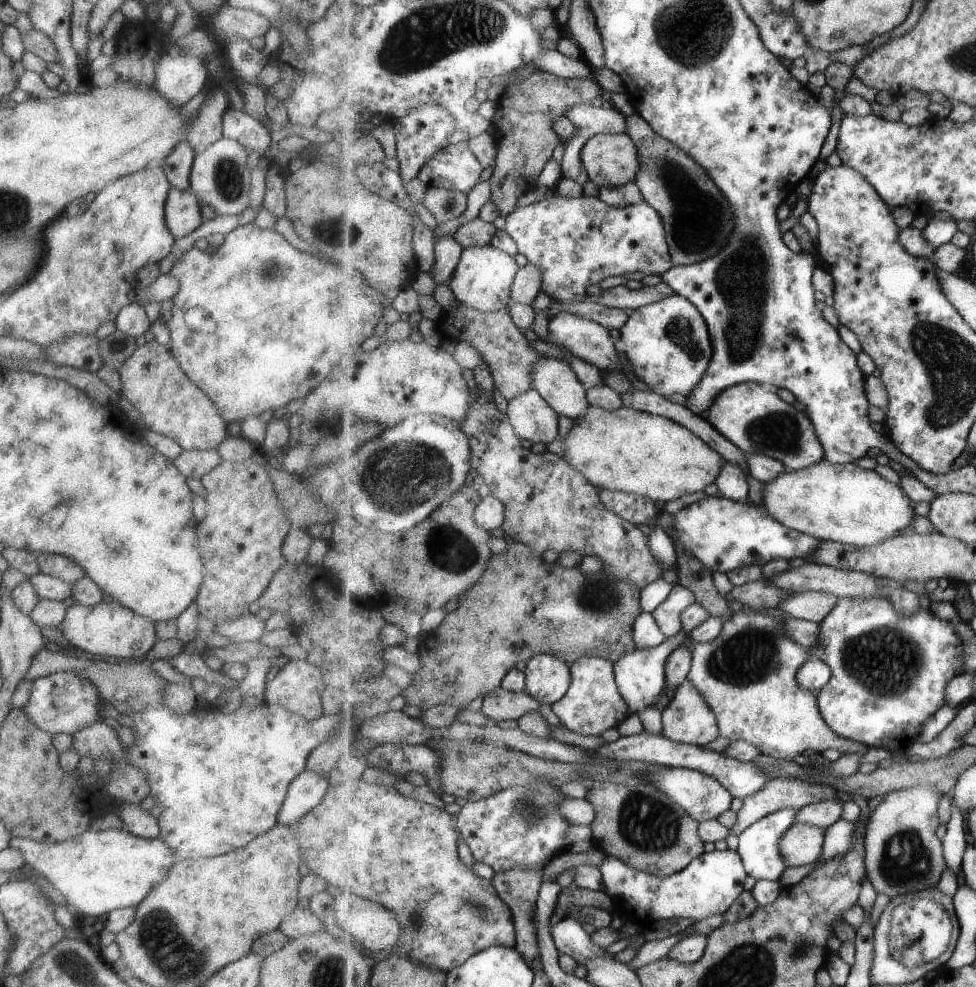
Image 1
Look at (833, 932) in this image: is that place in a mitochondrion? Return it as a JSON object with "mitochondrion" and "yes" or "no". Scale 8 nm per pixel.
{"mitochondrion":"no"}

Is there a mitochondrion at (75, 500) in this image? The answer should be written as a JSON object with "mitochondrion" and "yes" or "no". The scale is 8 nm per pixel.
{"mitochondrion":"yes"}

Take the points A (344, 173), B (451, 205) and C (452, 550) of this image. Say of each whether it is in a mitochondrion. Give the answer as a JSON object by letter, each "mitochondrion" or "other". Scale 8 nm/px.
{"A":"other","B":"mitochondrion","C":"mitochondrion"}

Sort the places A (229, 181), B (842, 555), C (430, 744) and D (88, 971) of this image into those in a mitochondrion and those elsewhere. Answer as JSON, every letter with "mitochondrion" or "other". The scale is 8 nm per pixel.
{"A":"mitochondrion","B":"other","C":"other","D":"mitochondrion"}

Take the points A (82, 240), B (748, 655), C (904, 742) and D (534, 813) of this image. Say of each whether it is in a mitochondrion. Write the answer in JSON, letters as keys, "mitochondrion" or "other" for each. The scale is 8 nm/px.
{"A":"mitochondrion","B":"mitochondrion","C":"other","D":"mitochondrion"}

